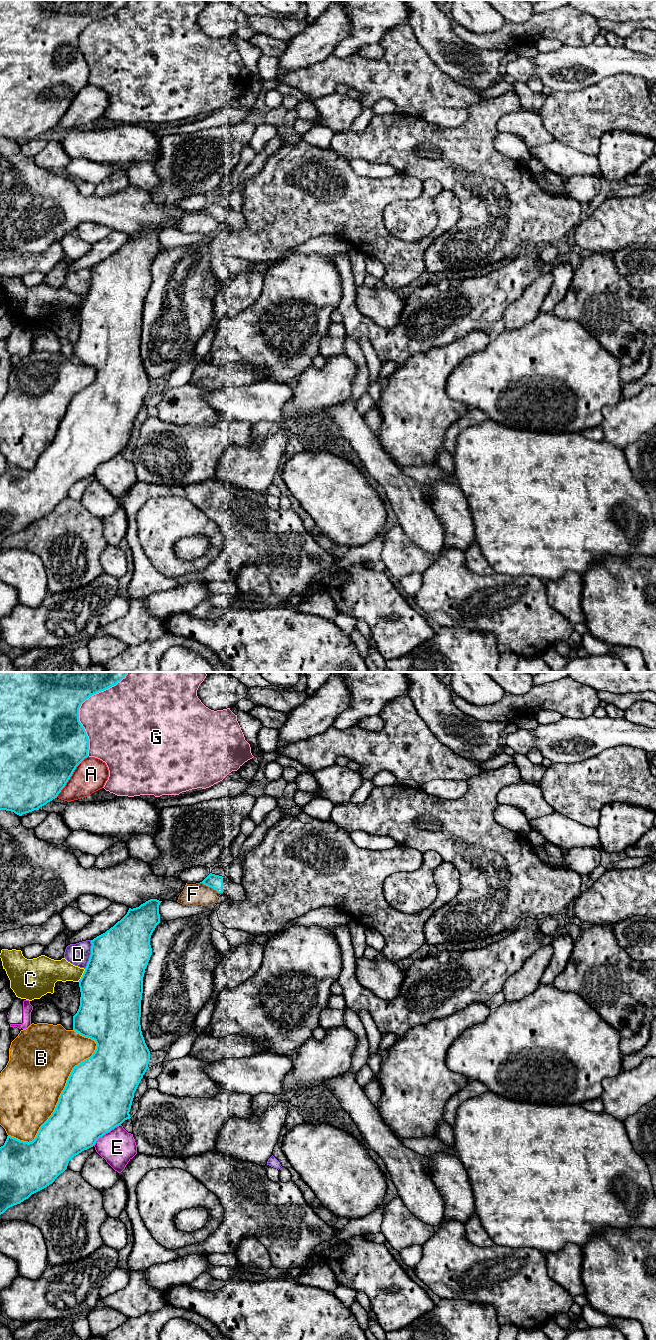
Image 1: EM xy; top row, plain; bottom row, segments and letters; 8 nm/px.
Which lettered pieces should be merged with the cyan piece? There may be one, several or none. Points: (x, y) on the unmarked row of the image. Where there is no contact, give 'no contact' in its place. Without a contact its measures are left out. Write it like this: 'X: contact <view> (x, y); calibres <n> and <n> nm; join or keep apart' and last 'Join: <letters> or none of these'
A: contact xy (71, 103); calibres 500 and 260 nm; keep apart
B: contact xy (59, 427); calibres 500 and 480 nm; keep apart
C: contact xy (83, 302); calibres 500 and 180 nm; keep apart
D: contact xy (91, 282); calibres 460 and 180 nm; keep apart
E: contact xy (106, 460); calibres 500 and 280 nm; keep apart
F: contact xy (211, 215); calibres 110 and 180 nm; keep apart
G: contact xy (80, 33); calibres 500 and 420 nm; keep apart
Join: none of these

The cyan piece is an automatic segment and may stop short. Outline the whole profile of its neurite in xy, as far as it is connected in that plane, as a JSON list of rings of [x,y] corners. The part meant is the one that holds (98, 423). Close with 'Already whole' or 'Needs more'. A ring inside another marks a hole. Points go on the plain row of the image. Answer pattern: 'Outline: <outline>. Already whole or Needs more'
Outline: [[[150,227],[136,236],[129,236],[127,242],[118,249],[113,255],[105,261],[97,264],[91,268],[91,283],[85,299],[79,309],[81,320],[80,334],[77,341],[73,344],[73,358],[84,365],[93,367],[97,374],[93,383],[75,394],[67,408],[66,414],[62,419],[56,436],[49,447],[40,455],[35,467],[32,470],[20,469],[14,465],[7,464],[3,474],[0,475],[0,543],[3,542],[8,536],[20,532],[28,527],[32,522],[46,516],[52,512],[55,507],[63,501],[68,494],[69,489],[79,481],[93,475],[96,469],[110,460],[115,455],[121,453],[125,448],[130,447],[130,437],[134,426],[134,421],[143,406],[146,398],[149,396],[148,391],[150,388],[150,379],[145,371],[141,359],[140,345],[141,345],[141,328],[143,321],[143,305],[145,297],[148,293],[152,283],[152,276],[150,273],[150,266],[156,254],[160,251],[159,233],[162,229],[157,227]]]. Already whole

